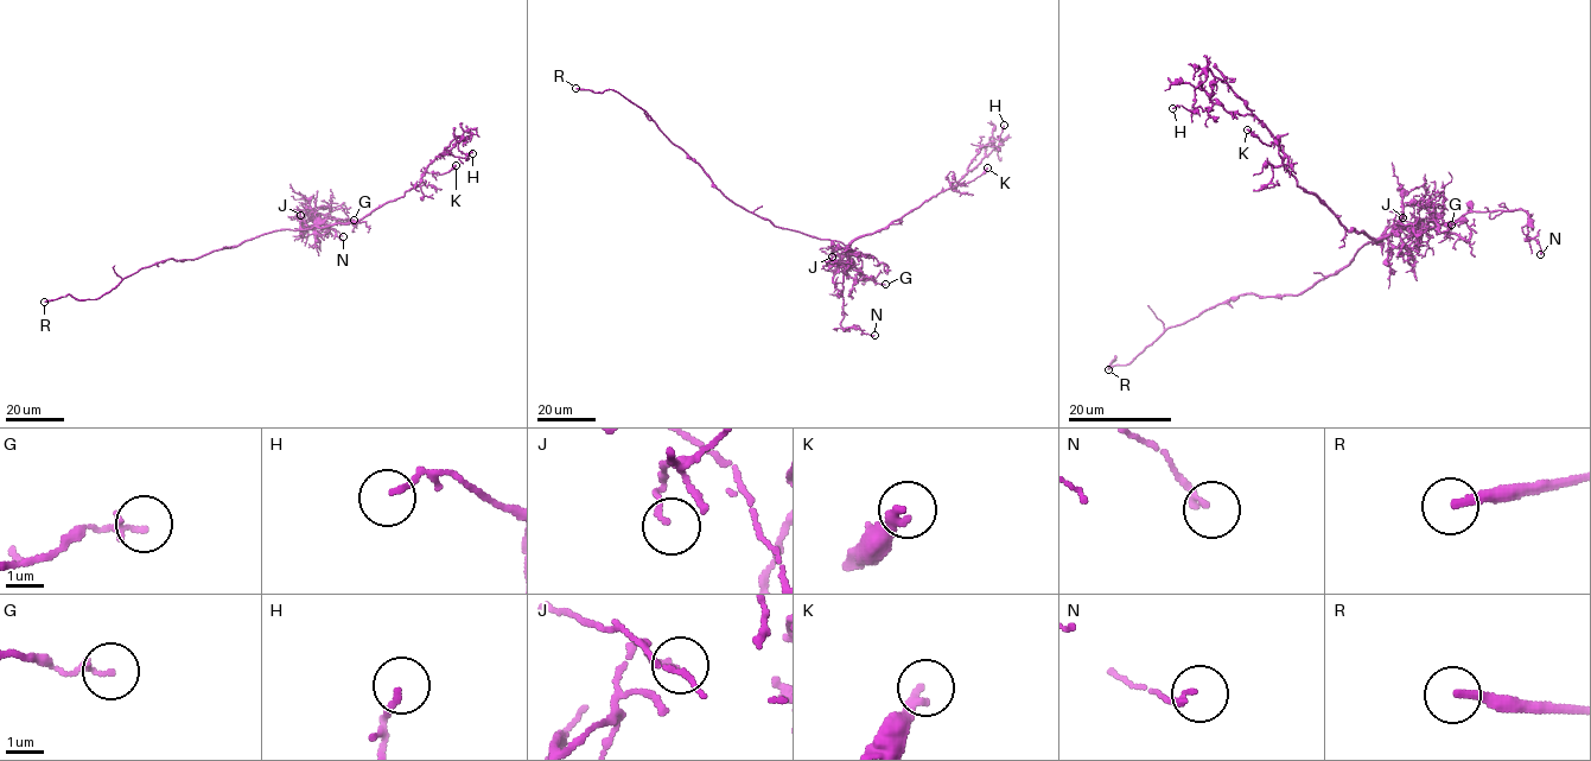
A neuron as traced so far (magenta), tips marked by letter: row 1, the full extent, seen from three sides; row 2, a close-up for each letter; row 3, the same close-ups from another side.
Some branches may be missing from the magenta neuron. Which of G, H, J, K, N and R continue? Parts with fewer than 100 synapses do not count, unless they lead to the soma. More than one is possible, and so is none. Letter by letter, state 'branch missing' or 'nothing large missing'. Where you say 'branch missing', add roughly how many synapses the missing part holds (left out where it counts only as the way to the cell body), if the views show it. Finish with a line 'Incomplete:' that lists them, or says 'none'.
G: nothing large missing
H: nothing large missing
J: nothing large missing
K: nothing large missing
N: nothing large missing
R: branch missing
Incomplete: R

